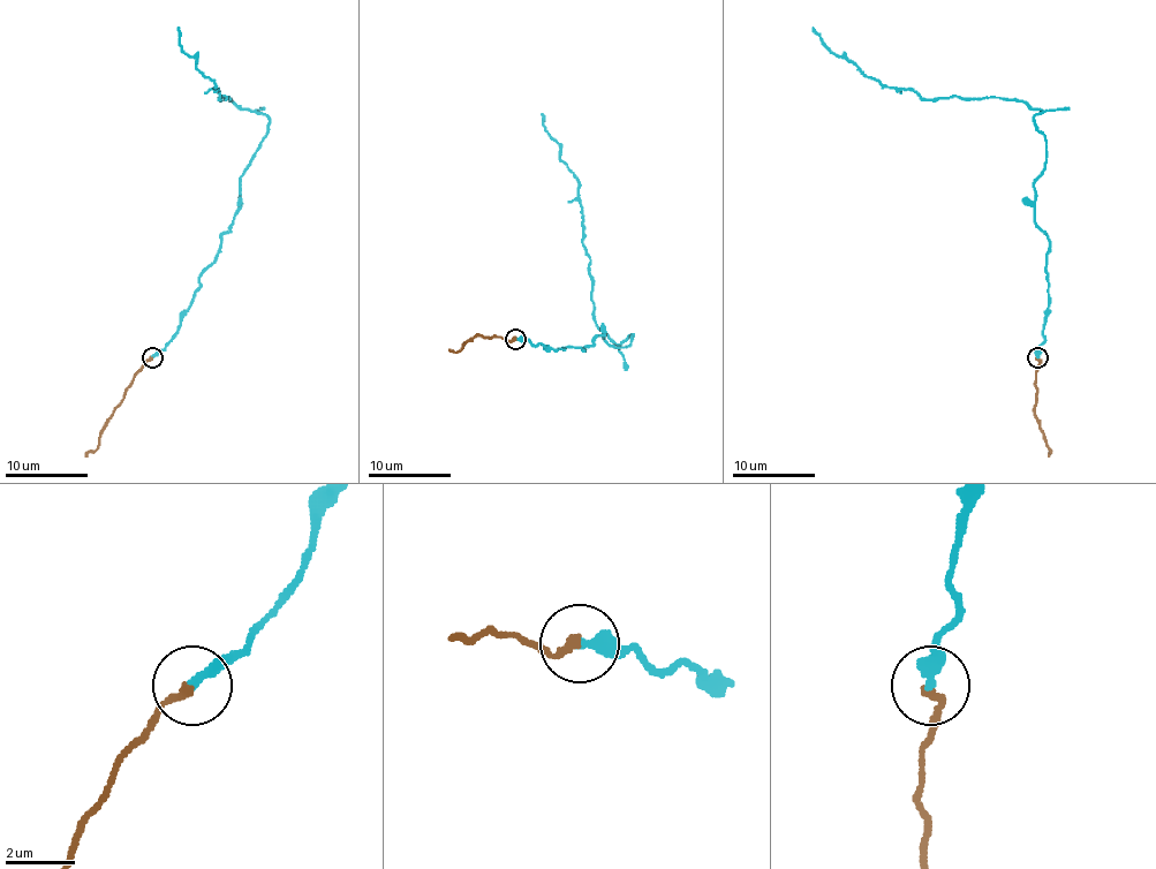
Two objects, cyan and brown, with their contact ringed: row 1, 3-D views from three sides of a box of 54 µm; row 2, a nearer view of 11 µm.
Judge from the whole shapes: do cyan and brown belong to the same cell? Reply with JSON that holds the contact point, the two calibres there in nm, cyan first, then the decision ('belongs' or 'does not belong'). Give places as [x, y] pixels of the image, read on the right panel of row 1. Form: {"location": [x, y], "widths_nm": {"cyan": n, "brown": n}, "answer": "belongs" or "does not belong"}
{"location": [1037, 357], "widths_nm": {"cyan": 320, "brown": 240}, "answer": "belongs"}

